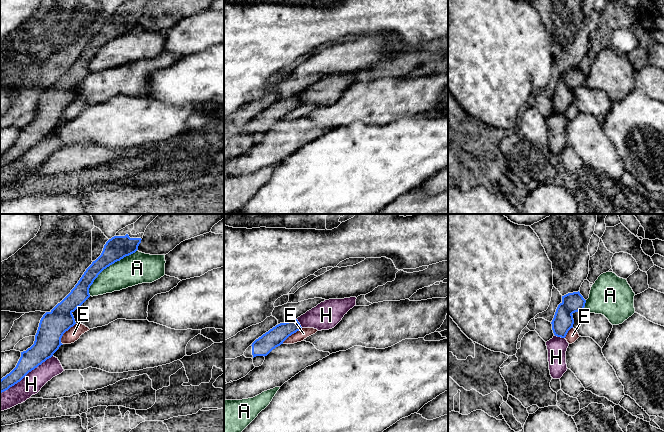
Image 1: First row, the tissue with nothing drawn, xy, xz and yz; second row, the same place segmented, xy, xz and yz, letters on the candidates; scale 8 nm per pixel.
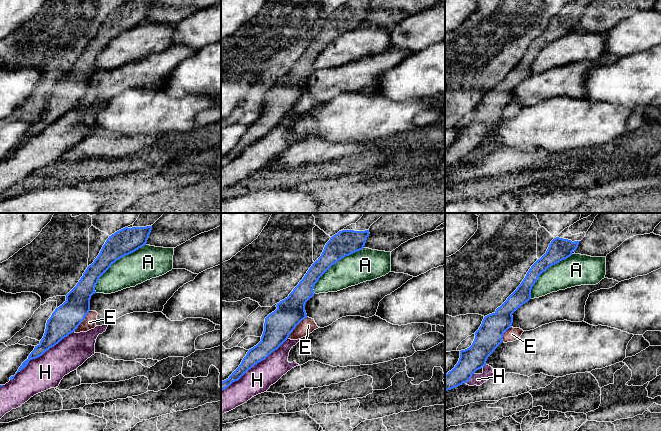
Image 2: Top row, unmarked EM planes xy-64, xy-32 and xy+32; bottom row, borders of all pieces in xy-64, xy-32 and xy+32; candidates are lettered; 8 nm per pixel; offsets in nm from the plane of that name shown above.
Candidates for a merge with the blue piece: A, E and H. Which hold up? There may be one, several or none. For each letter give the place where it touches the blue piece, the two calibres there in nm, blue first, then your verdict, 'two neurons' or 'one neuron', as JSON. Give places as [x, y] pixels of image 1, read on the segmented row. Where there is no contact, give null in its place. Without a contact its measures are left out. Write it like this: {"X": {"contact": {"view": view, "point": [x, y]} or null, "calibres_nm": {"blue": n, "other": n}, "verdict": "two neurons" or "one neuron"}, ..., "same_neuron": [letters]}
{"A": {"contact": {"view": "xy", "point": [107, 266]}, "calibres_nm": {"blue": 190, "other": 260}, "verdict": "two neurons"}, "E": {"contact": {"view": "xy", "point": [64, 332]}, "calibres_nm": {"blue": 220, "other": 110}, "verdict": "two neurons"}, "H": {"contact": {"view": "xy", "point": [26, 374]}, "calibres_nm": {"blue": 180, "other": 170}, "verdict": "two neurons"}, "same_neuron": []}

